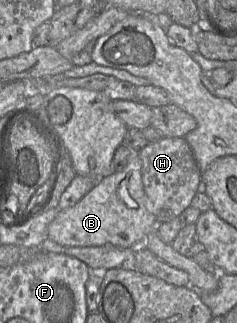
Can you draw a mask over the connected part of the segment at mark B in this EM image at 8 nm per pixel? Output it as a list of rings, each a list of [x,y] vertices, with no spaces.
[[[134,152],[120,172],[98,181],[78,203],[61,210],[49,224],[47,238],[68,247],[114,245],[119,248],[137,248],[143,245],[150,231],[157,230],[158,221],[150,211],[150,202],[144,192],[141,177],[141,159]]]

